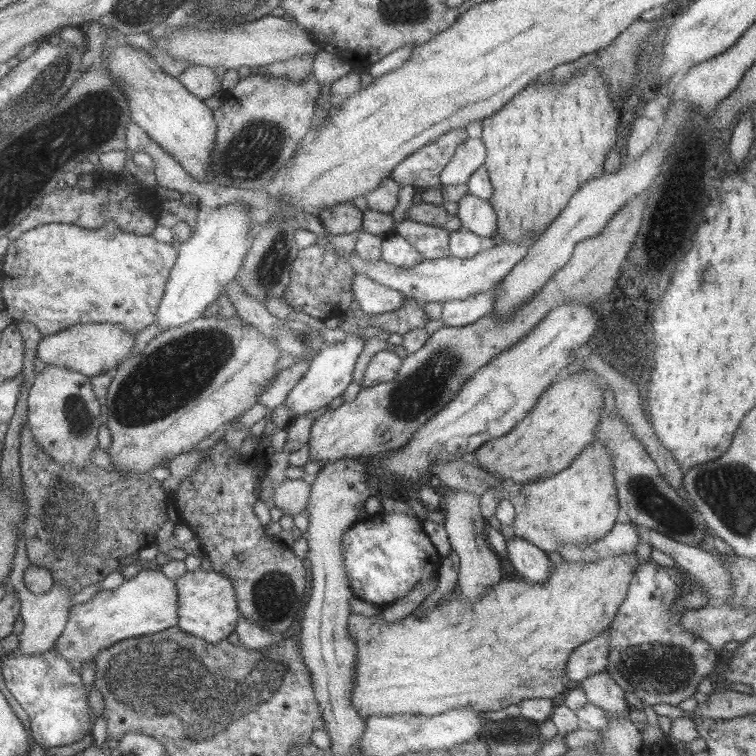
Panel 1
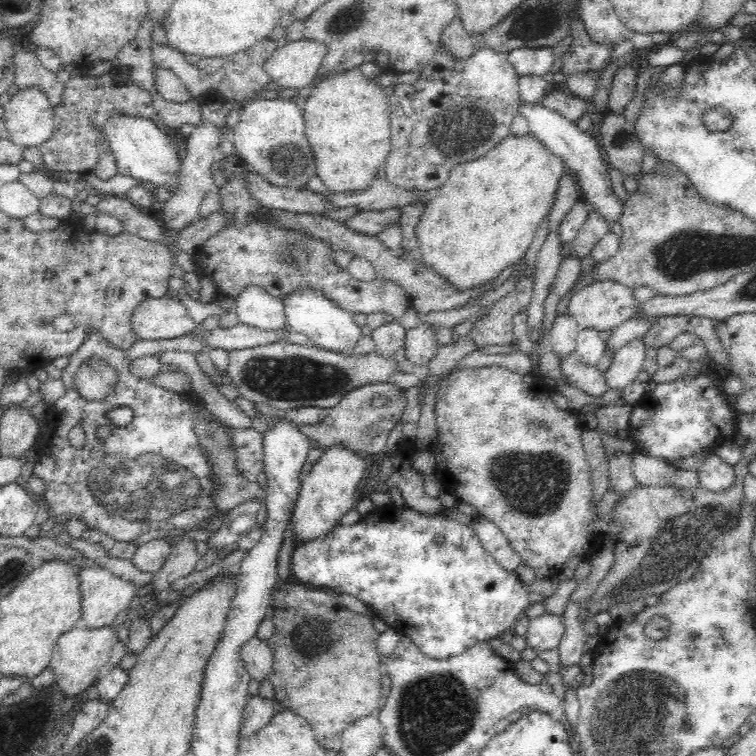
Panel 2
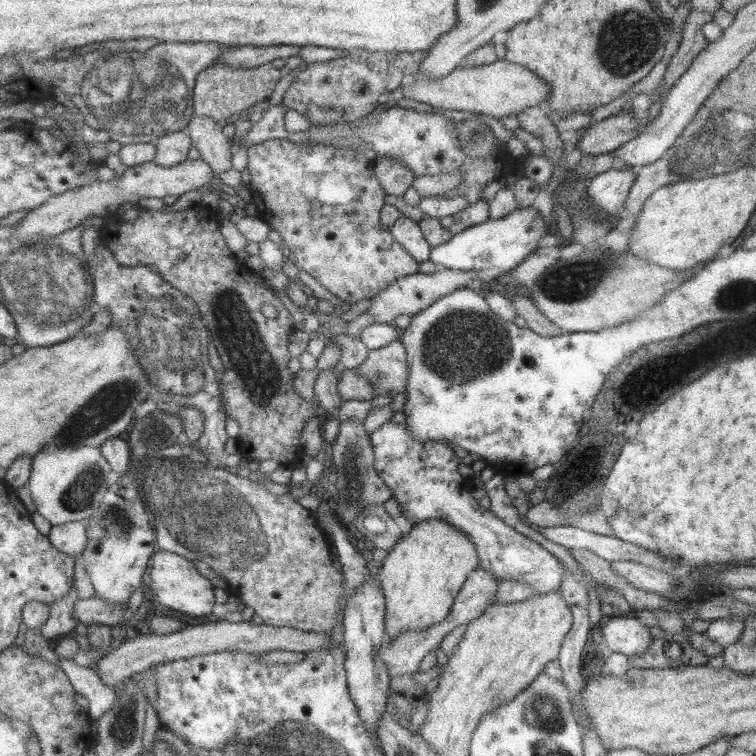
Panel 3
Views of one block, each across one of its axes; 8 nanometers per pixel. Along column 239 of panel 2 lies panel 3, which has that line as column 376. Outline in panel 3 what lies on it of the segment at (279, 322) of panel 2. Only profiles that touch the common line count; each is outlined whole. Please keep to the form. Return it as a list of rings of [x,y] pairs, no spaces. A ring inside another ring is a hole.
[[[440,268],[432,274],[423,274],[417,271],[414,274],[395,280],[375,297],[372,297],[370,299],[371,305],[366,311],[371,313],[371,317],[375,319],[375,322],[391,324],[391,322],[394,322],[395,316],[401,314],[415,315],[426,306],[431,305],[435,300],[449,295],[455,290],[478,285],[478,272],[473,270],[465,272]]]

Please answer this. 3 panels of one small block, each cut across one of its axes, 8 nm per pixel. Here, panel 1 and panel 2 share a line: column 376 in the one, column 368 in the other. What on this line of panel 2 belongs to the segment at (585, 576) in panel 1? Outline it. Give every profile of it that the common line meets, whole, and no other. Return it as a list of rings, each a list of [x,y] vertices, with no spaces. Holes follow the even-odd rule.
[[[292,582],[279,583],[271,600],[269,617],[275,631],[268,640],[272,648],[273,664],[267,679],[274,689],[274,701],[280,704],[284,711],[290,710],[304,718],[313,729],[320,746],[338,752],[341,750],[344,730],[355,722],[356,718],[363,718],[378,710],[380,698],[384,698],[380,688],[380,678],[384,672],[380,669],[382,660],[377,645],[380,632],[372,625],[374,617],[344,607],[339,593],[332,589],[326,592],[312,590],[312,587]]]

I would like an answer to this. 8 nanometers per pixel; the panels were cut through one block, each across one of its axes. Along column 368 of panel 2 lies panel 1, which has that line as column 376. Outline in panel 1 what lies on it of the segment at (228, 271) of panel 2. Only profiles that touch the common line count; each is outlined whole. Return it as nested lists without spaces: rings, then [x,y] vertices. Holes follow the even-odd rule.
[[[355,274],[351,280],[351,292],[359,308],[367,315],[393,312],[404,303],[404,297],[397,290],[370,281],[361,274]]]

